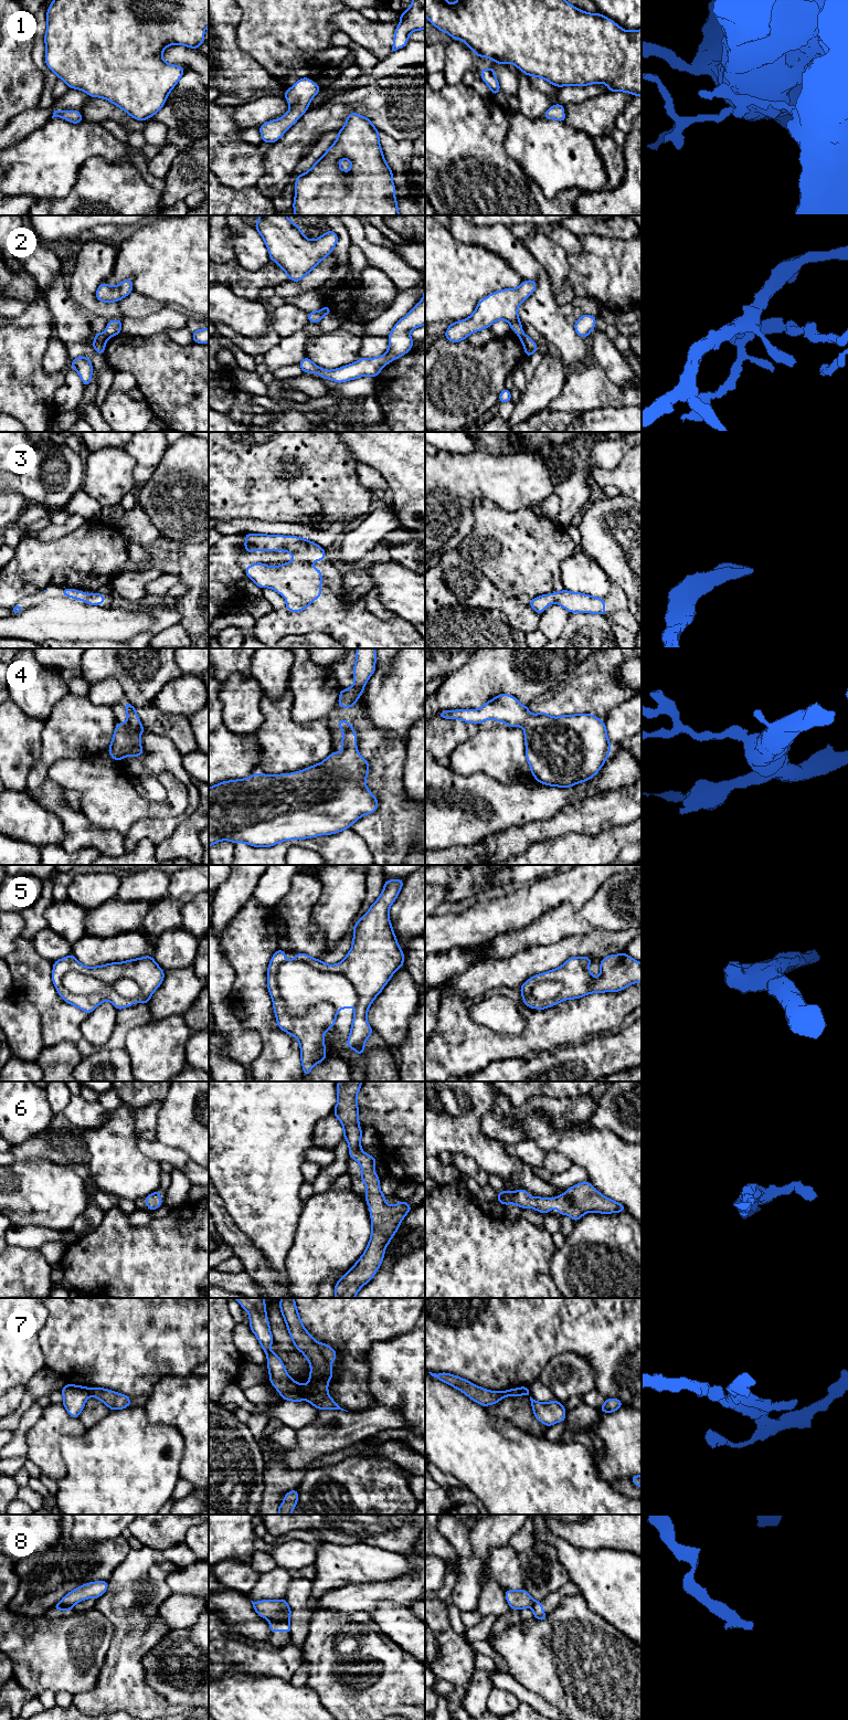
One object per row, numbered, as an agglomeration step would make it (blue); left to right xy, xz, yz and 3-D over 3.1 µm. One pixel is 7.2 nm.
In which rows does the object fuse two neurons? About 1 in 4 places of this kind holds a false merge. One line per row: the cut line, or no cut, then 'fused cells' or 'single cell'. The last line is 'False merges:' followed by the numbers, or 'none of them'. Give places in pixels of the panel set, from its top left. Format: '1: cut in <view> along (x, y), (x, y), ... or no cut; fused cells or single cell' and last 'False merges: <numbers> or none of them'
1: no cut; single cell
2: cut in xy along (105, 333), (108, 337); fused cells
3: no cut; single cell
4: no cut; single cell
5: cut in xz along (278, 966), (292, 1014), (318, 1002), (337, 1009); fused cells
6: no cut; single cell
7: cut in xz along (305, 1385), (306, 1399); fused cells
8: cut in xz along (271, 1620), (286, 1620), (288, 1622); fused cells
False merges: 2, 5, 7, 8

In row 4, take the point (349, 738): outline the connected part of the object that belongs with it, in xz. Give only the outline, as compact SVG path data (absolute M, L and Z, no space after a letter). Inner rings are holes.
M338 719L338 722L342 730L340 753L333 751L322 762L297 772L276 775L258 772L245 779L223 781L209 788L209 847L220 841L271 847L289 840L336 834L350 829L361 816L375 812L379 802L365 784L369 762L358 752L353 727L343 719Z

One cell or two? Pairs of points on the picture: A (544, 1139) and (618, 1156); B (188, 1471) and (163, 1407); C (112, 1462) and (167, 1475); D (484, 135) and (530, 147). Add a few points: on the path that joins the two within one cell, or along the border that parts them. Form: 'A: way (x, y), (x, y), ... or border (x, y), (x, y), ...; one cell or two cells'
A: way (563, 1143), (574, 1143), (584, 1149), (600, 1152); one cell
B: way (192, 1454), (192, 1428), (181, 1417); one cell
C: way (125, 1469), (136, 1469), (154, 1475); one cell
D: border (508, 115), (509, 123), (505, 150), (518, 164); two cells

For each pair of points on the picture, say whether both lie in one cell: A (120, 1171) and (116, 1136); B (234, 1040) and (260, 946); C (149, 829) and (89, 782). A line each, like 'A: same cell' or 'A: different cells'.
A: same cell
B: different cells
C: different cells

